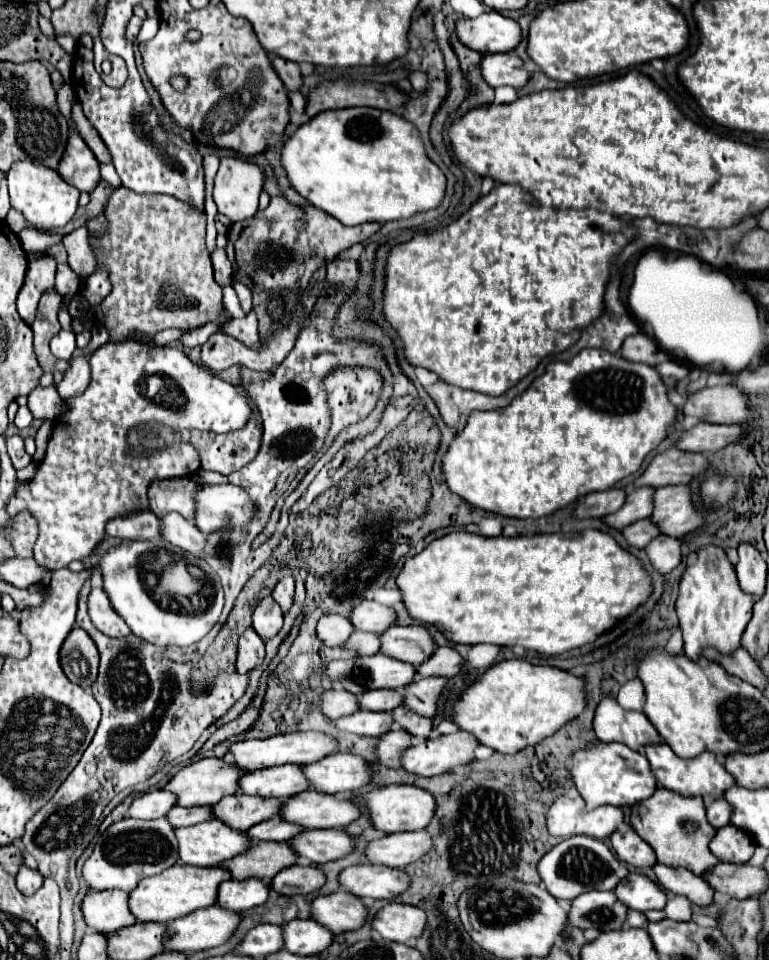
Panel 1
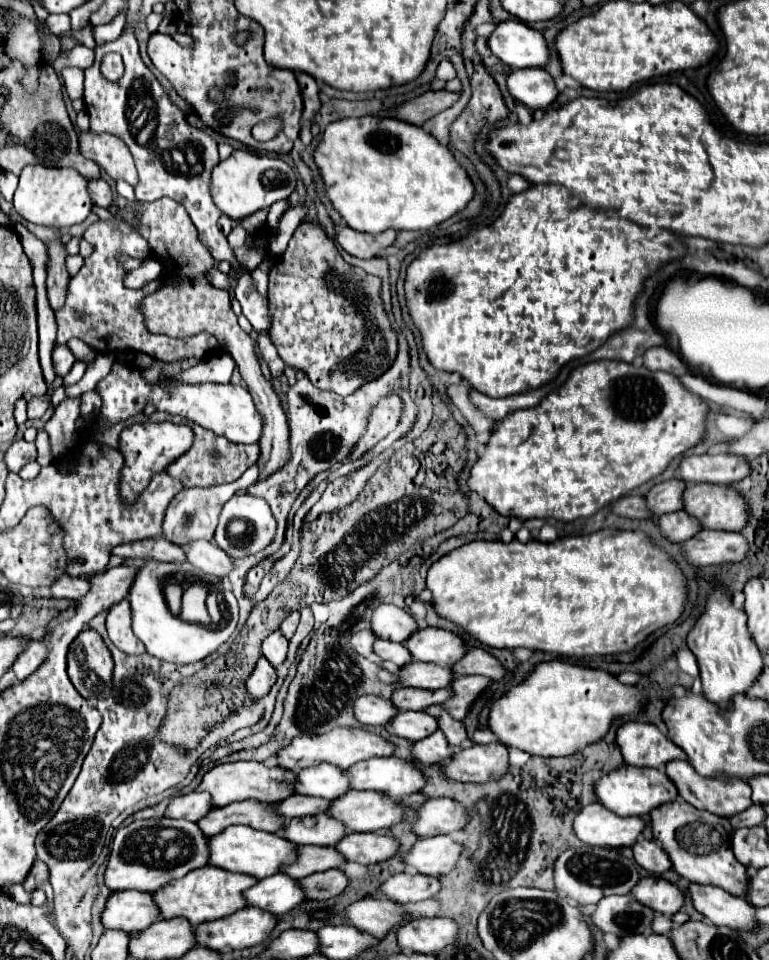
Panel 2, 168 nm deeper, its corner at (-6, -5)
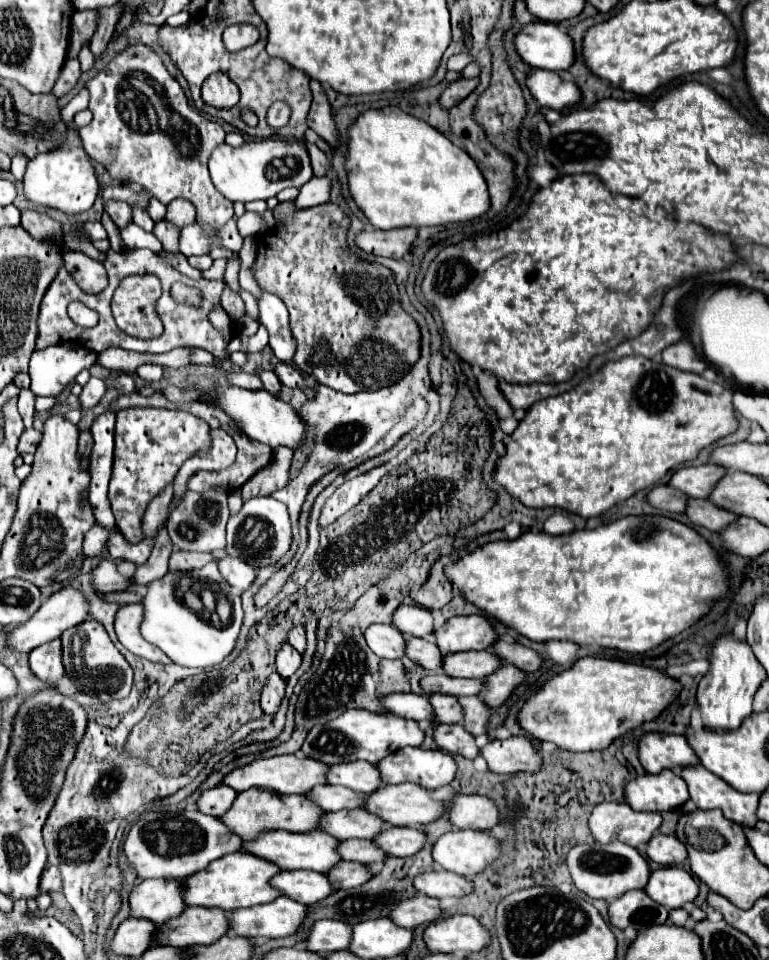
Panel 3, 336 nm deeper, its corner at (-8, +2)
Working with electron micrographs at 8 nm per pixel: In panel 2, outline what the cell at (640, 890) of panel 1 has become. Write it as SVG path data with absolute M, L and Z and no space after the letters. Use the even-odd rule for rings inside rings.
M641 877L631 889L631 895L645 907L663 915L673 915L683 905L683 893L673 883L655 877Z

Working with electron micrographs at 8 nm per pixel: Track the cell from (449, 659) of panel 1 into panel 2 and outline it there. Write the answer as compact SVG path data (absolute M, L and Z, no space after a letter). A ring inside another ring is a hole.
M469 649L455 665L451 665L453 675L483 675L489 679L503 679L505 669L501 663L483 649Z

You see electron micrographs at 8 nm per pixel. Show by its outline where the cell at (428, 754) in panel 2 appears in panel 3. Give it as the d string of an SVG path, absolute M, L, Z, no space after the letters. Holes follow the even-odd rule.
M459 724L435 726L435 742L441 750L447 750L451 754L461 754L463 758L469 760L475 760L479 756L475 738L469 732L465 732L465 728Z

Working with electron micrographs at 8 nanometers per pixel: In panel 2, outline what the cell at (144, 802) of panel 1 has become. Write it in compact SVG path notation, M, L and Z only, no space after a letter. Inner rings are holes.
M189 793L189 795L177 795L169 801L165 815L173 819L187 819L187 821L199 821L213 809L211 795L207 793Z

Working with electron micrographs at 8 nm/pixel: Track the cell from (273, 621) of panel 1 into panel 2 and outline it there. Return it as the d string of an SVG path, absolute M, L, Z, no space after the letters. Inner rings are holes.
M273 631L271 635L267 635L267 639L263 641L263 655L269 659L269 663L273 667L277 667L279 663L285 661L287 655L287 639L285 635L279 631Z

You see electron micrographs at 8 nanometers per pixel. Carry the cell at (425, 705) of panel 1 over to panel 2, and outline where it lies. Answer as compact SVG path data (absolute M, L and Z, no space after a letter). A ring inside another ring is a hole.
M455 677L451 681L451 697L441 703L443 709L449 711L449 715L453 715L455 719L463 719L465 713L469 711L469 705L473 703L473 699L491 683L491 679L487 677Z

